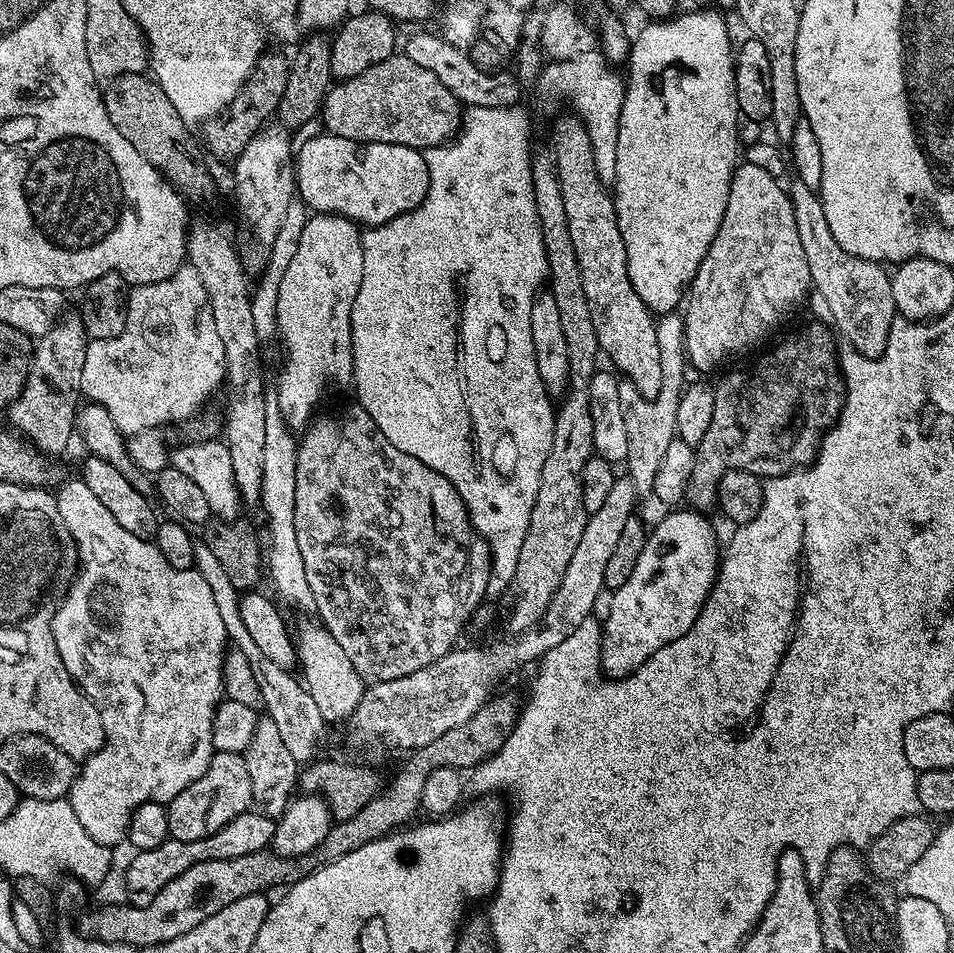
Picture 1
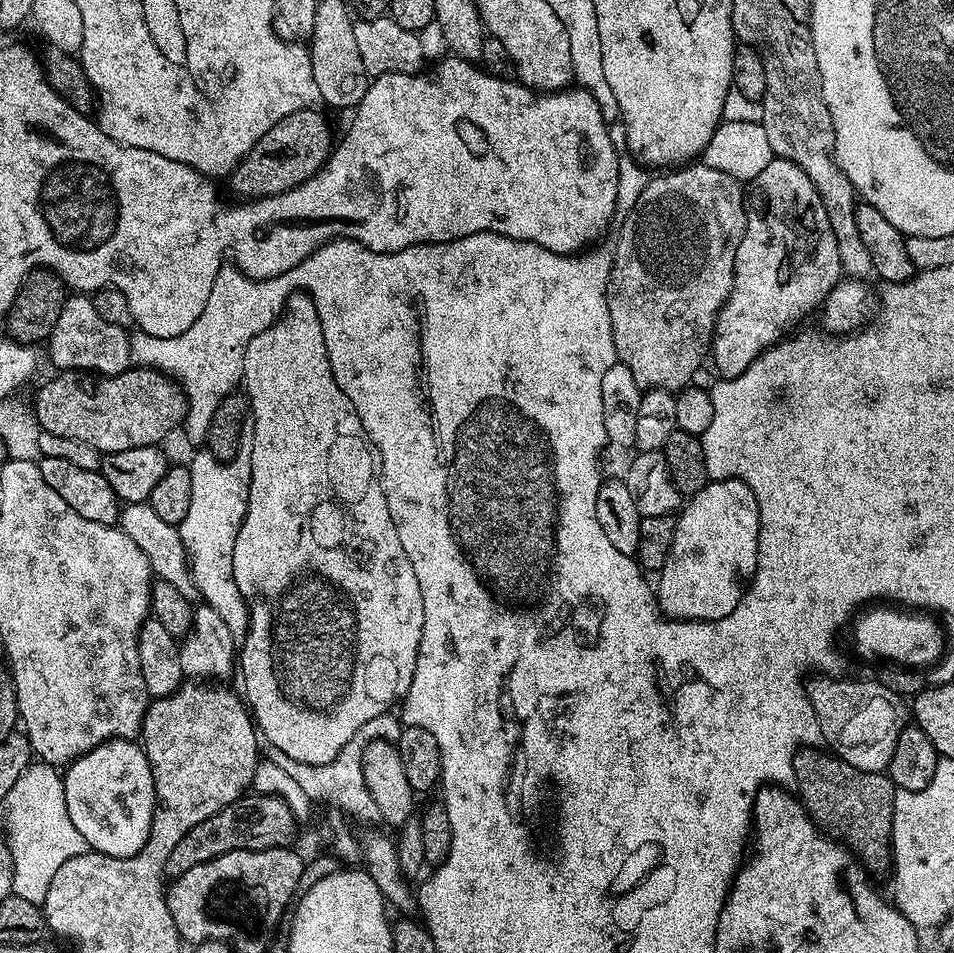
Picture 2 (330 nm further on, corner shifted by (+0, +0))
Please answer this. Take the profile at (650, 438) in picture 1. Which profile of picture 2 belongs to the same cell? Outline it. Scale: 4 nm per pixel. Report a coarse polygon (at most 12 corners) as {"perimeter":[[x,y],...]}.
{"perimeter":[[703,162],[653,175],[606,281],[615,359],[677,393],[747,217]]}

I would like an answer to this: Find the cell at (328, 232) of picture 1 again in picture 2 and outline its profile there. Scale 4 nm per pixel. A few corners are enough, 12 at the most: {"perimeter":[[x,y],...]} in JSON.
{"perimeter":[[297,290],[252,336],[234,582],[259,735],[330,764],[422,589]]}

